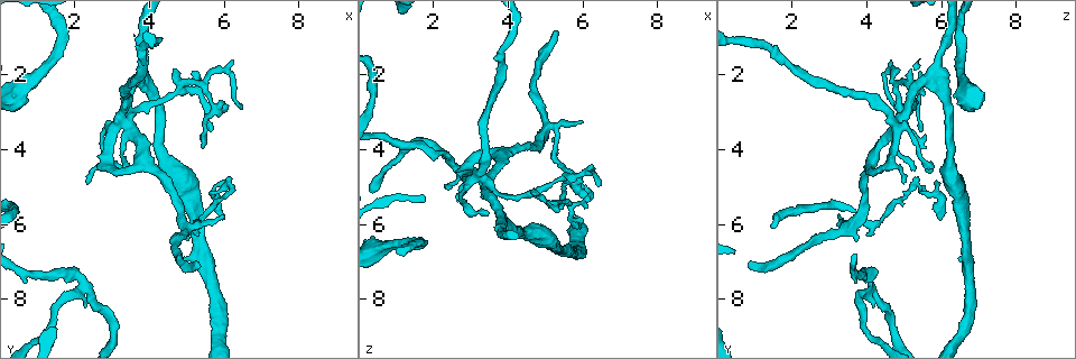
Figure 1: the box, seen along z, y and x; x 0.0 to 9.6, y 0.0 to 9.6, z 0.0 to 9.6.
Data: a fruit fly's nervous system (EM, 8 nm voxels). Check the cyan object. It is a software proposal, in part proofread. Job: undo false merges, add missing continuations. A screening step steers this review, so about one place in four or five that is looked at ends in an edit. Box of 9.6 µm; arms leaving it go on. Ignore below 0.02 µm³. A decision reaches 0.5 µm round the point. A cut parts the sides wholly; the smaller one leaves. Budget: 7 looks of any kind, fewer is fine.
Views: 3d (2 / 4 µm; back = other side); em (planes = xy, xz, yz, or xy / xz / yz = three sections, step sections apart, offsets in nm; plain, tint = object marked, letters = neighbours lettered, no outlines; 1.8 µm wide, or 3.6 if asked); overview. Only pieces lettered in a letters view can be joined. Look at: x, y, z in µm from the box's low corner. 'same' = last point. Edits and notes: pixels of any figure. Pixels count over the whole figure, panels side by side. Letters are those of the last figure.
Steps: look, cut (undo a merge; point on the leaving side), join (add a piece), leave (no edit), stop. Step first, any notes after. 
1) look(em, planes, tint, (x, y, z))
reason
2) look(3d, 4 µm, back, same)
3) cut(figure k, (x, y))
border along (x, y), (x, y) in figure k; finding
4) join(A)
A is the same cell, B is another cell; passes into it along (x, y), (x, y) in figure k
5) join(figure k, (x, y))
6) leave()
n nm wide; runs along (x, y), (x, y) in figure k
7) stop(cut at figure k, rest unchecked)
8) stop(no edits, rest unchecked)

look(em, xy, step 16, letters, (6.05, 4.90, 5.30))
abrupt turn

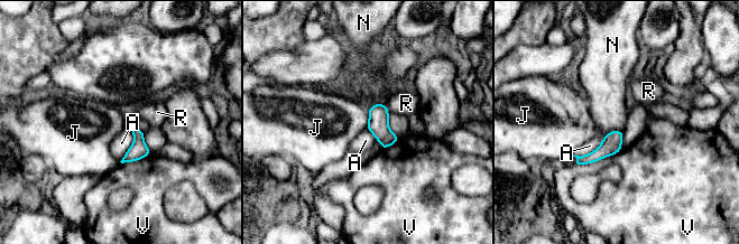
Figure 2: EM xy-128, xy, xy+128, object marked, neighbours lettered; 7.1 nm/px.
leave()
V touches over 320 nm; A, J, N, R and V are other cells; border along (368, 110), (368, 124), (366, 129) in figure 2; all the same neuron

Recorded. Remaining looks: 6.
look(3d, 2 µm, back, (3.45, 3.25, 4.85))

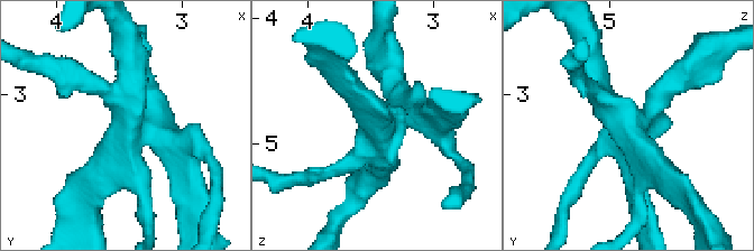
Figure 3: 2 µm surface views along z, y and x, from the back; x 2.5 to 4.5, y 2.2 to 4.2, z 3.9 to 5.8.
look(em, planes, tint, (3.44, 3.30, 4.82))
now the EM

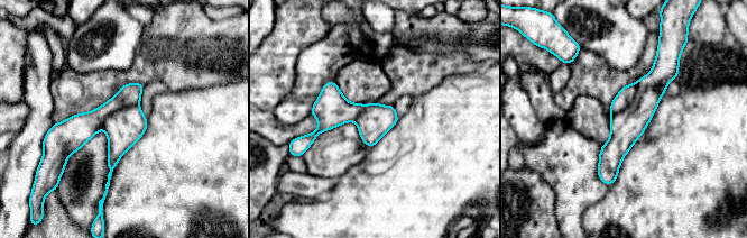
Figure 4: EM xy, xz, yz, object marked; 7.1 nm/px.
look(em, planes, letters, same)

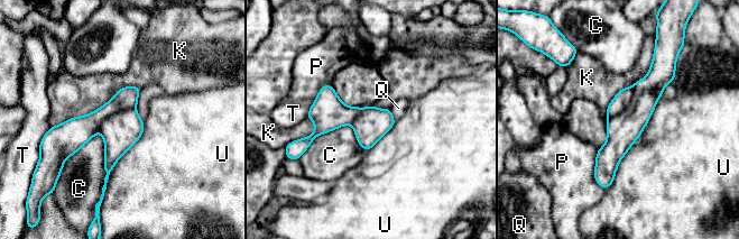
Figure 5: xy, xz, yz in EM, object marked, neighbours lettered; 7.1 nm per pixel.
leave()
C, K, P, Q, T and U are other cells; runs along (657, 65), (603, 184) in figure 5; one neuron here

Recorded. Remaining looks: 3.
look(3d, 4 µm, (2.20, 7.70, 4.15))

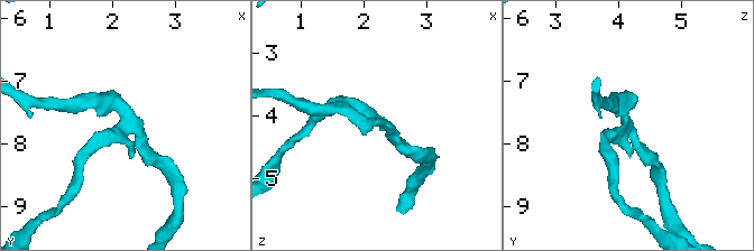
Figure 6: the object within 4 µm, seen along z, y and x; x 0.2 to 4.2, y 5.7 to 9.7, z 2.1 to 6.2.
look(em, 3.6 µm, planes, tint, (2.25, 7.65, 4.10))
3 arms; arms of 170, 200, 200 nm

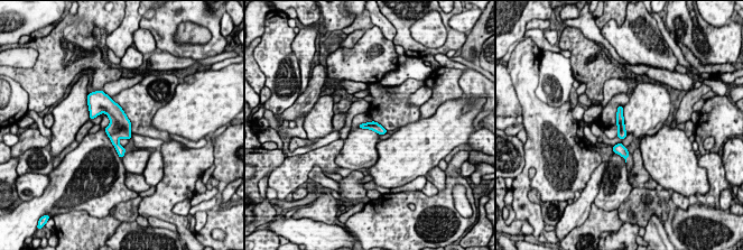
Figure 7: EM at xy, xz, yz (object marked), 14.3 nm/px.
look(em, 3.6 µm, planes, letters, same)

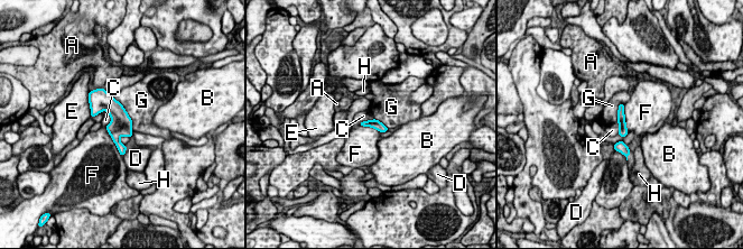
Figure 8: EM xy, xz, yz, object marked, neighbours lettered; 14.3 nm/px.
leave()
130 nm wide; G touches over 600 nm; A, B, C, D, E, F, G and H are other cells; continuous, no second neuron

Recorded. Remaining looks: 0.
stop(no edits, rest unchecked)

